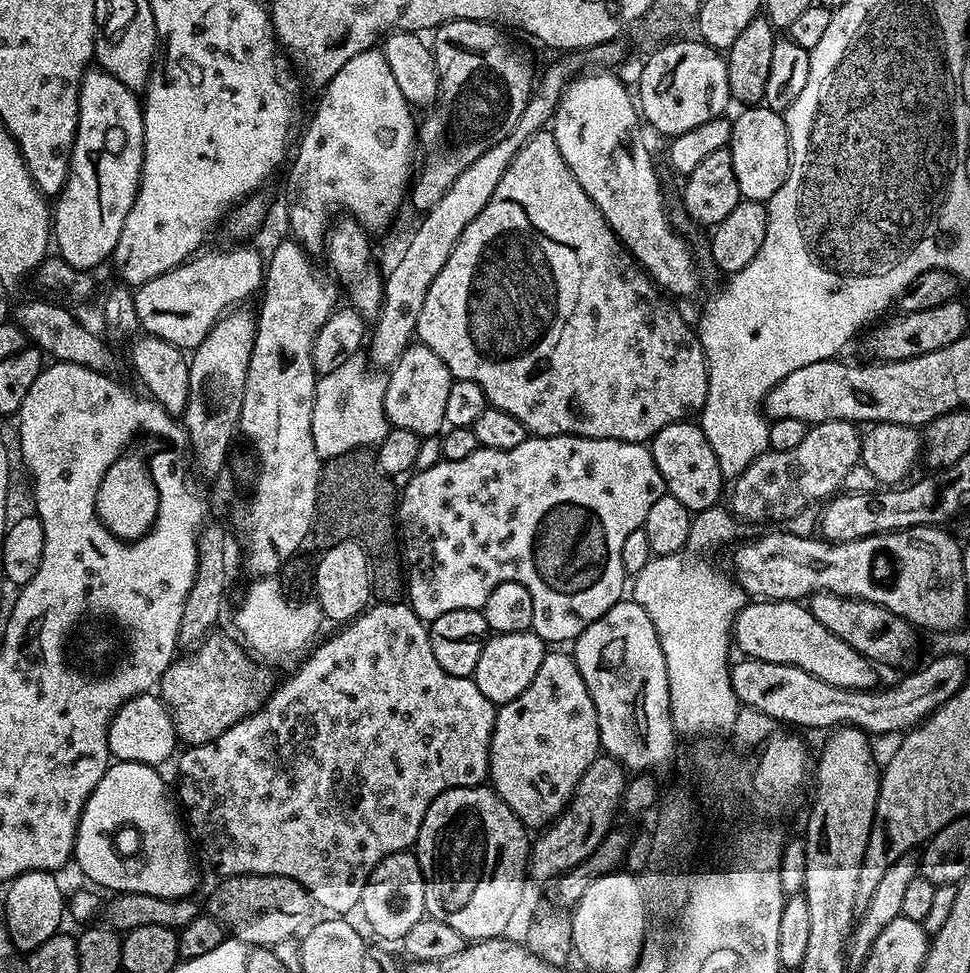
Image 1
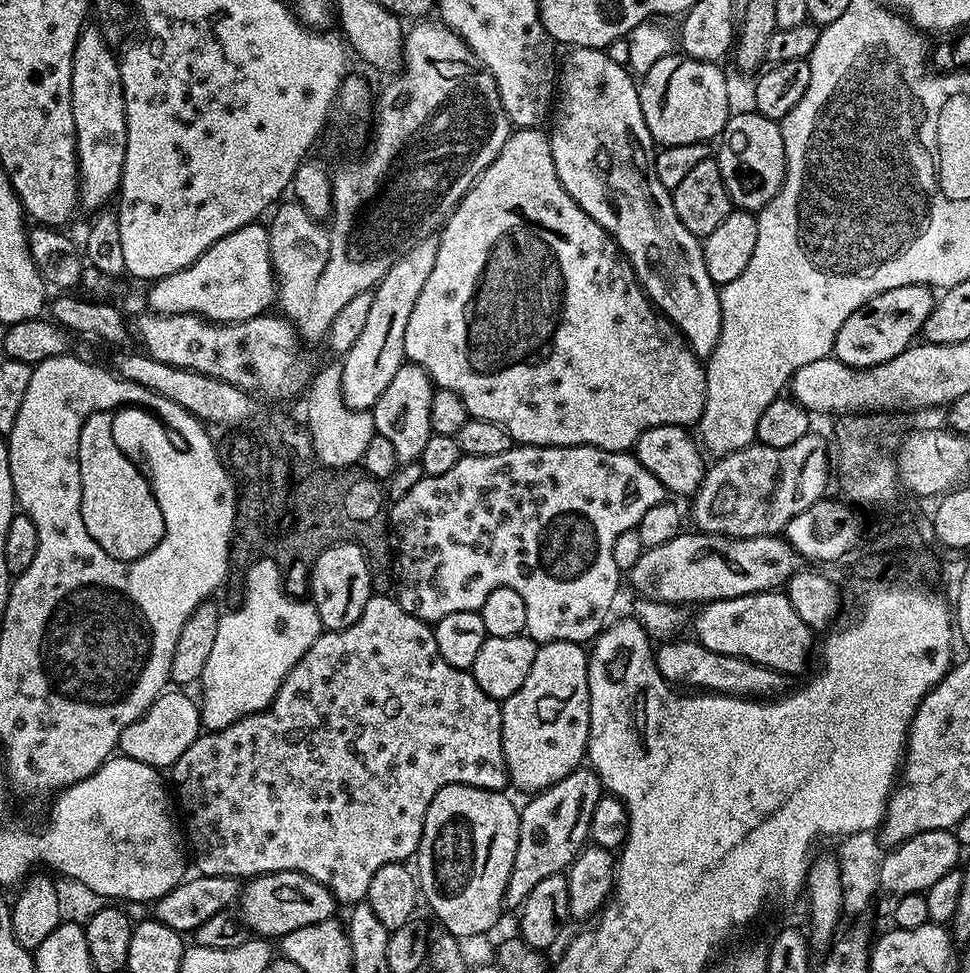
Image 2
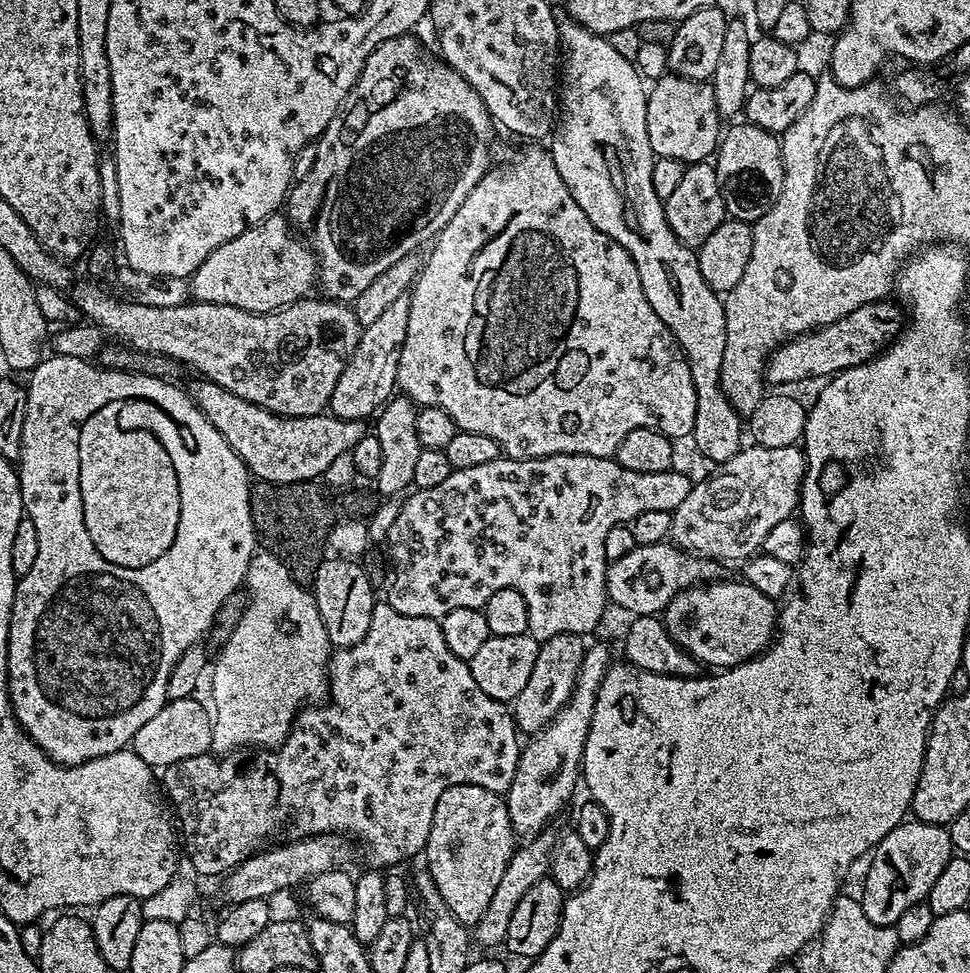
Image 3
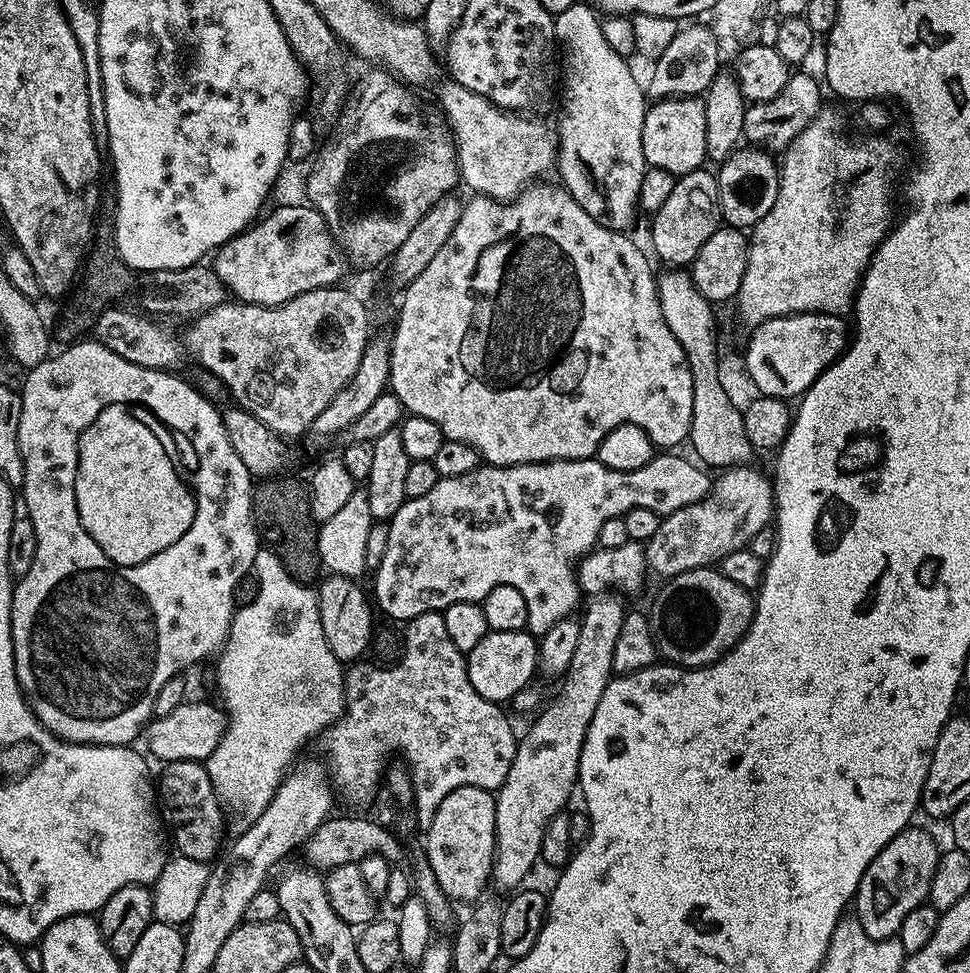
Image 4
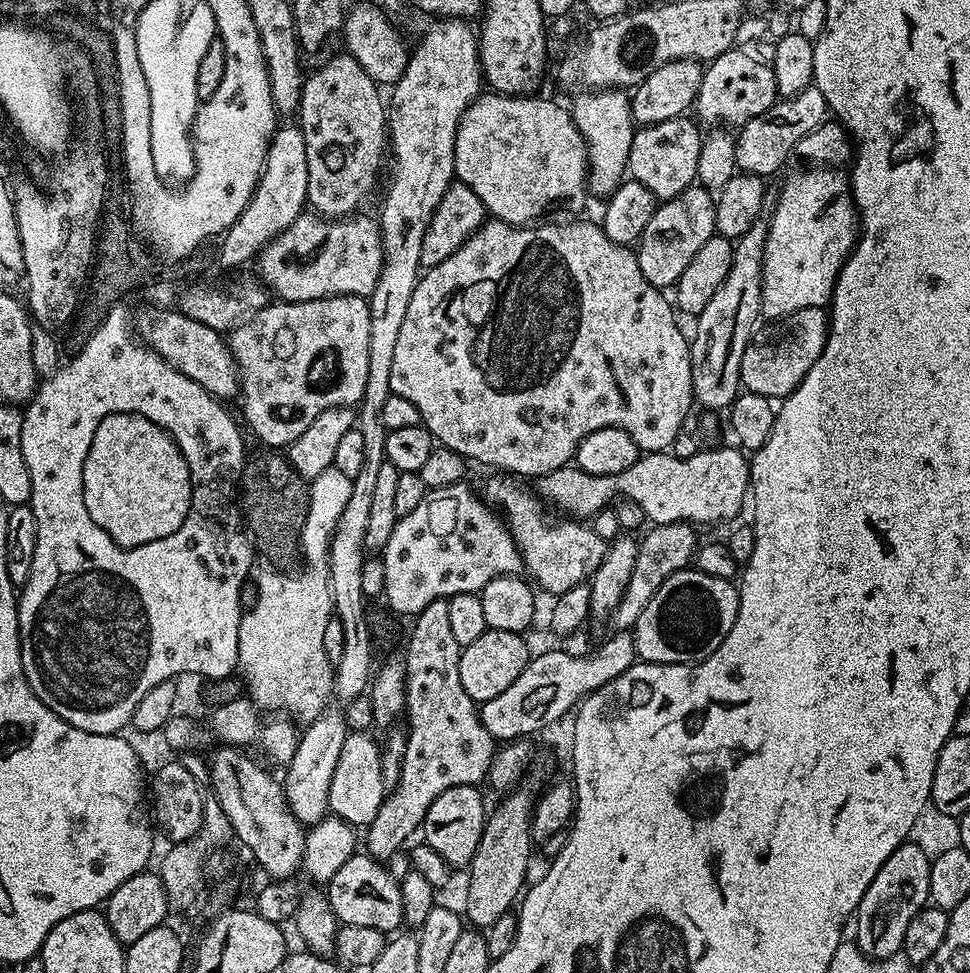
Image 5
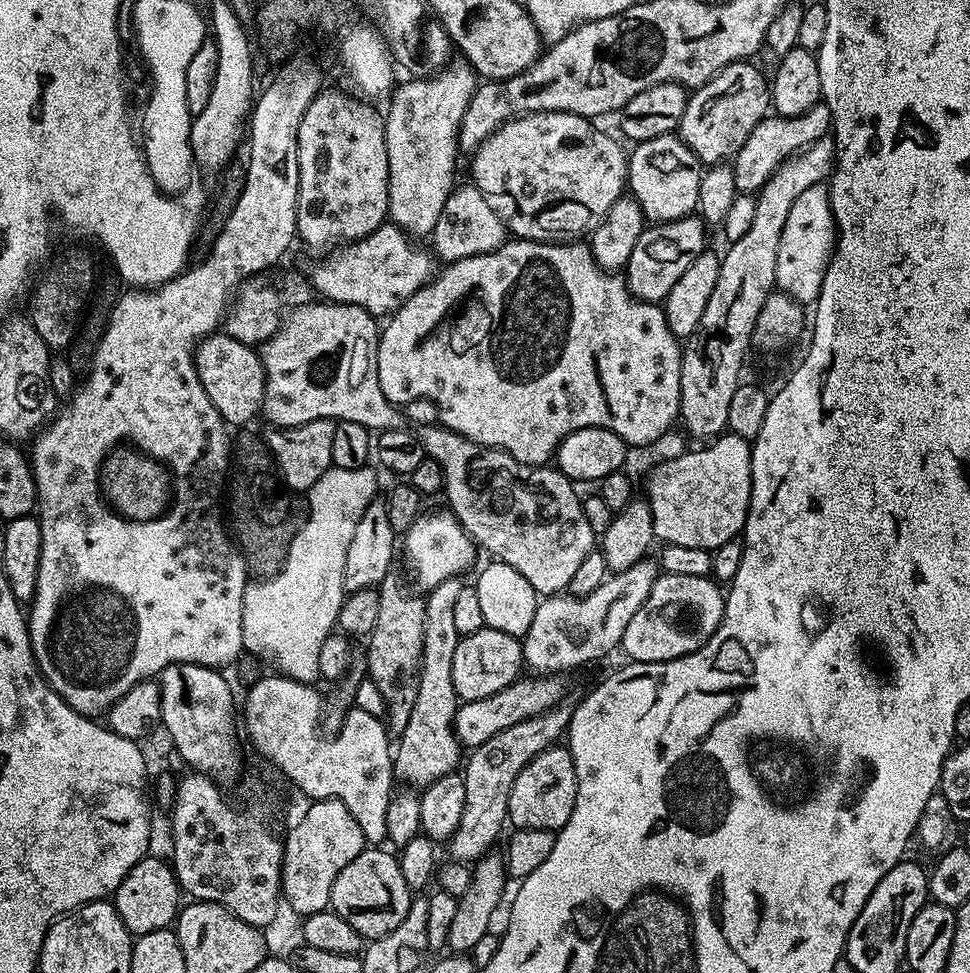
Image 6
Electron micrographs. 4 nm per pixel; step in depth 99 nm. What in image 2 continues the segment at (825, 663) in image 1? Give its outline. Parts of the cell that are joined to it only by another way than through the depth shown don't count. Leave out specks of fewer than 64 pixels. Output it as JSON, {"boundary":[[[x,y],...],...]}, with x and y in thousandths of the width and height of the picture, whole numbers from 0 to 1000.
{"boundary":[[[807,607],[736,617],[727,620],[722,627],[718,633],[715,654],[728,668],[771,677],[807,693],[825,691],[832,684],[839,650],[831,643],[831,639],[827,639],[827,635],[823,635],[823,627],[819,627],[814,615]]]}

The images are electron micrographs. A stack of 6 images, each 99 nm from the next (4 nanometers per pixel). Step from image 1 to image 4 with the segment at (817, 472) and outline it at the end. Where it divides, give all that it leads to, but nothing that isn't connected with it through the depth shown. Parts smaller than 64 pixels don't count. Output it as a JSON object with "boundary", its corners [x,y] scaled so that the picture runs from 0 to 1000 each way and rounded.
{"boundary":[[[755,479],[741,490],[735,492],[734,503],[725,514],[711,520],[703,520],[703,524],[688,527],[678,541],[678,549],[666,557],[664,572],[668,579],[668,587],[674,593],[692,594],[708,588],[710,584],[728,584],[737,581],[748,569],[757,569],[757,565],[771,562],[777,549],[789,546],[798,534],[798,511],[796,494],[791,484],[782,485],[776,479]]]}

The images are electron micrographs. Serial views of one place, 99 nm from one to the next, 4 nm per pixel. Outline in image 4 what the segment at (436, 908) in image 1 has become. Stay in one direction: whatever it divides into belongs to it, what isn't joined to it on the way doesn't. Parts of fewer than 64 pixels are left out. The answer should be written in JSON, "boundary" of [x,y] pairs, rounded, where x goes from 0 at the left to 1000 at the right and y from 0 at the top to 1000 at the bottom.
{"boundary":[[[476,808],[460,816],[460,820],[456,820],[439,853],[441,864],[435,867],[435,872],[441,878],[443,891],[447,894],[452,911],[466,927],[494,926],[500,920],[499,912],[504,912],[511,877],[510,836],[511,820],[508,815],[500,810]]]}

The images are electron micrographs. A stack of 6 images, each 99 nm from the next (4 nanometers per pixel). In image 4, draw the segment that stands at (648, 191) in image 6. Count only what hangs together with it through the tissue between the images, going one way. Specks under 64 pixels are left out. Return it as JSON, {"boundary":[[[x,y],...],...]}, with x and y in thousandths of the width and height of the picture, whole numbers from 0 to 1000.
{"boundary":[[[716,99],[677,102],[664,117],[662,158],[667,172],[681,173],[698,183],[727,172],[728,113],[725,102]]]}

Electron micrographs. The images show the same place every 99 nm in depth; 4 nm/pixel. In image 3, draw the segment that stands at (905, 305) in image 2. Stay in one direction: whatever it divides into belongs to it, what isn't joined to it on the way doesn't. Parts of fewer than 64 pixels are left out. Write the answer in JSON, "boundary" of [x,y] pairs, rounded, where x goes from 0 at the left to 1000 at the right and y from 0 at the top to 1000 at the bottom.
{"boundary":[[[910,308],[900,312],[890,312],[871,326],[864,327],[849,336],[808,350],[793,366],[789,375],[789,390],[796,396],[796,394],[814,395],[845,386],[854,388],[868,380],[899,370],[930,339],[929,316],[923,311],[922,313],[915,311],[916,309]]]}

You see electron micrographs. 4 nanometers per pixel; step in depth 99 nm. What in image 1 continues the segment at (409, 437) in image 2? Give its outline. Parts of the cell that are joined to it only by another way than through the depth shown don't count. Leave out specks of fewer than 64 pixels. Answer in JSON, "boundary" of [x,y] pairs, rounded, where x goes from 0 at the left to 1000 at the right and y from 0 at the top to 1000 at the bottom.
{"boundary":[[[432,351],[422,354],[421,359],[404,375],[398,390],[400,400],[396,402],[396,422],[400,424],[401,437],[423,442],[434,450],[448,448],[459,439],[460,412],[463,410],[468,387],[464,384],[460,372],[456,372],[456,368],[452,368],[452,364],[447,364],[447,360],[443,360]]]}

